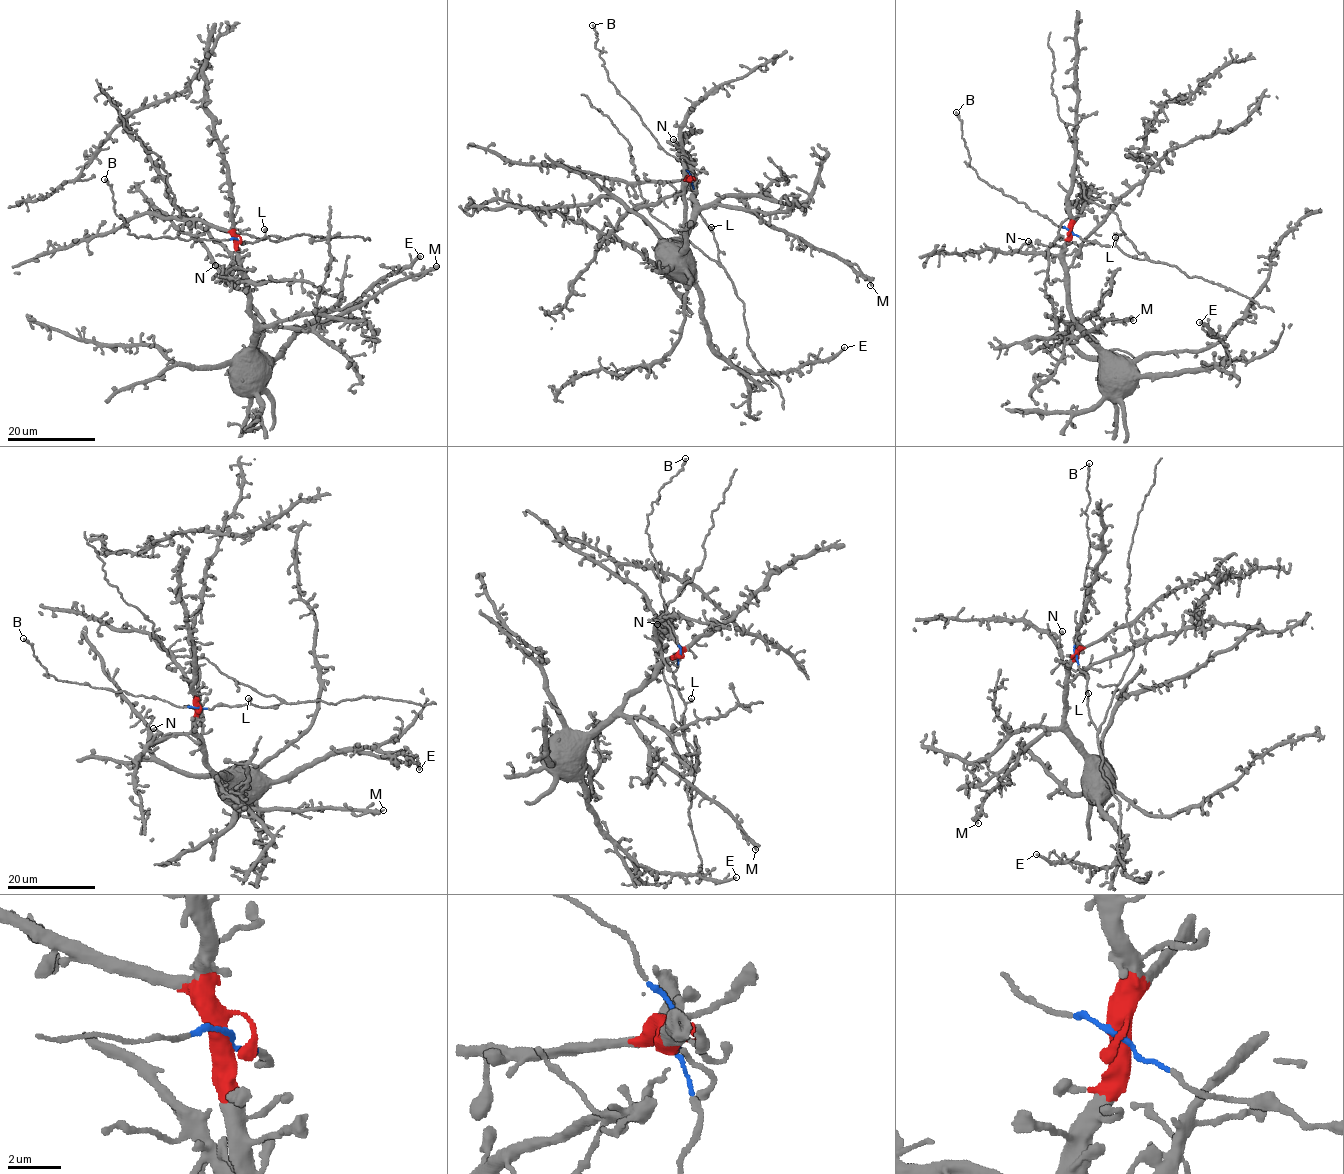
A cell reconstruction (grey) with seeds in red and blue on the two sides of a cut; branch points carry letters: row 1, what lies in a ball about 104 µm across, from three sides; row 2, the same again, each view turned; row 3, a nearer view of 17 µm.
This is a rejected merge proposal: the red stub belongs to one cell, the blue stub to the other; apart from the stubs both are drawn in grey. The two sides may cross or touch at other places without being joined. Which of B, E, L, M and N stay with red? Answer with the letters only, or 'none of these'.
E, M, N

